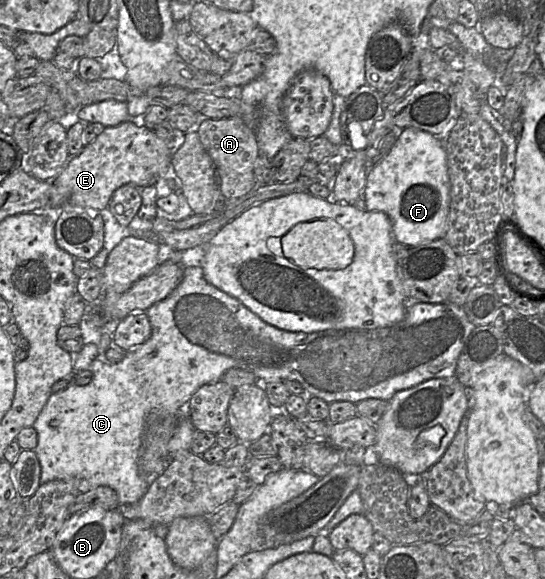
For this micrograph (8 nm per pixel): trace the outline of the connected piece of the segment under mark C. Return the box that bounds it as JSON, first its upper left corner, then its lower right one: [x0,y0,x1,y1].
[33,266,476,505]

